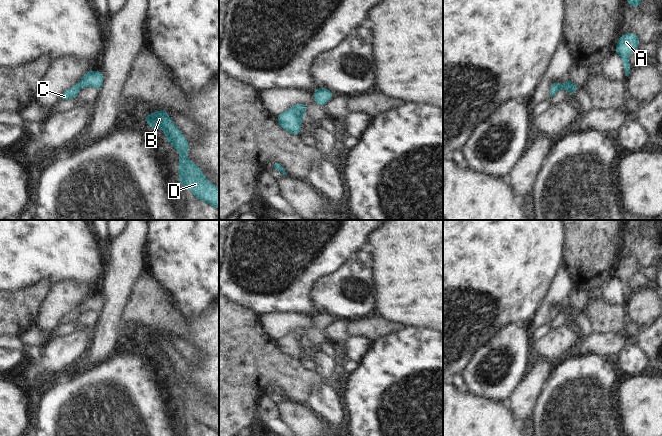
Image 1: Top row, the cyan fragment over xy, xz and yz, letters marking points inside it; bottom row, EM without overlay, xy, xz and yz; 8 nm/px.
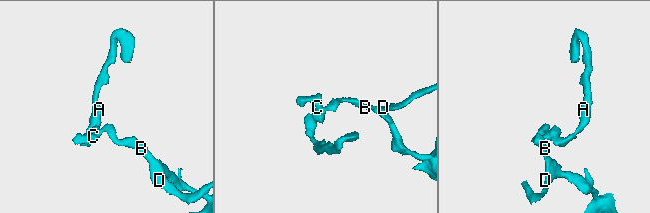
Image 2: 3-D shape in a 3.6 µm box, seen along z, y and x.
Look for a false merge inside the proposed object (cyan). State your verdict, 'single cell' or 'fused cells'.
single cell

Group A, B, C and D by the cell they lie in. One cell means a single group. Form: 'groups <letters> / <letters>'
groups A B C D

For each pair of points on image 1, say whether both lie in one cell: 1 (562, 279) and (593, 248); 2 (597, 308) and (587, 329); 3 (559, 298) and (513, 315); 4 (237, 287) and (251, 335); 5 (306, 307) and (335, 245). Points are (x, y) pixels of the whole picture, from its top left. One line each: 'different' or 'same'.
1: different
2: different
3: different
4: different
5: same

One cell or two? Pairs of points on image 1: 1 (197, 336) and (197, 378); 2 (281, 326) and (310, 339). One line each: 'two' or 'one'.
1: one
2: one

